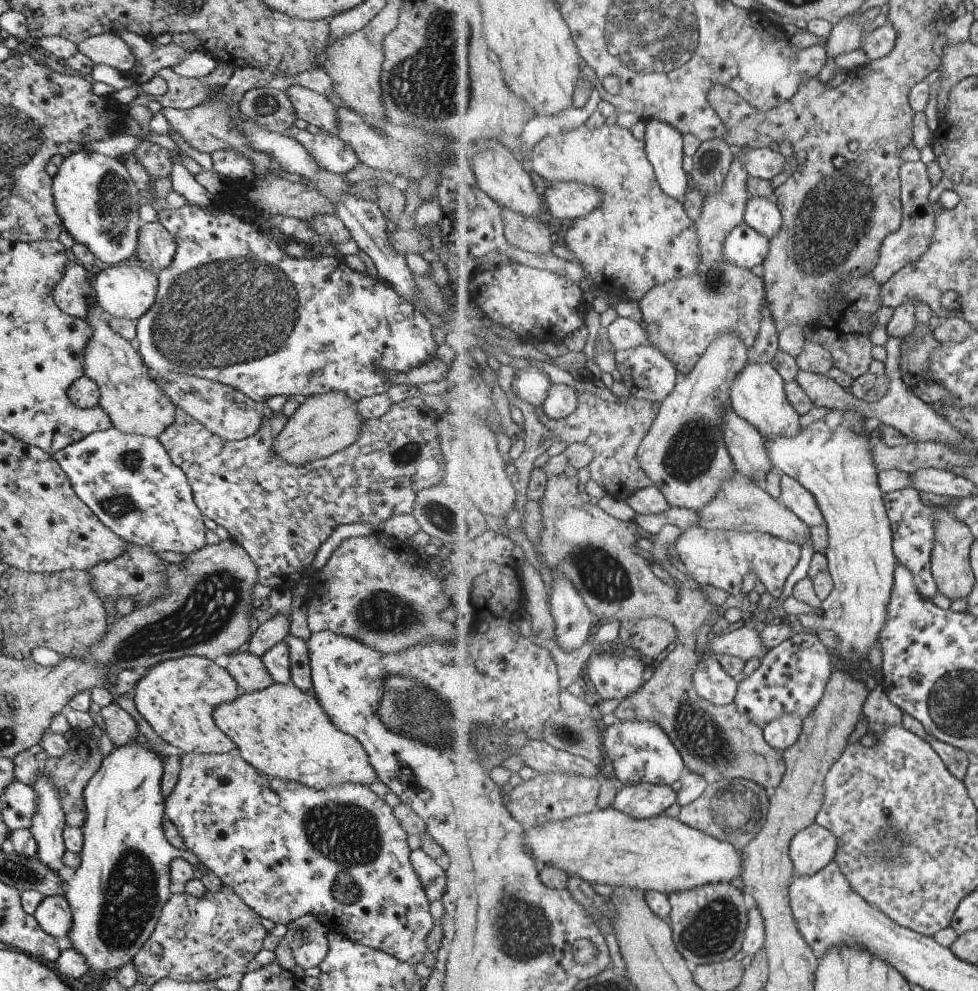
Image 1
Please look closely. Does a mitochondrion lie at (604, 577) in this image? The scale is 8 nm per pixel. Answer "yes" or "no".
yes

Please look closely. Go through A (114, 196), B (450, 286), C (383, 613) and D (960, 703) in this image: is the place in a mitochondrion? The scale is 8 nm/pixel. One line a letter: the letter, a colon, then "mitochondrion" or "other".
A: mitochondrion
B: other
C: mitochondrion
D: mitochondrion

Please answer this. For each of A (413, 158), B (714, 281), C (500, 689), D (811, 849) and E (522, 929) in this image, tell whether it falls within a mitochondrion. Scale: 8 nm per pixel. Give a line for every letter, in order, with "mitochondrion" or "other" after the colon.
A: mitochondrion
B: mitochondrion
C: other
D: other
E: mitochondrion

